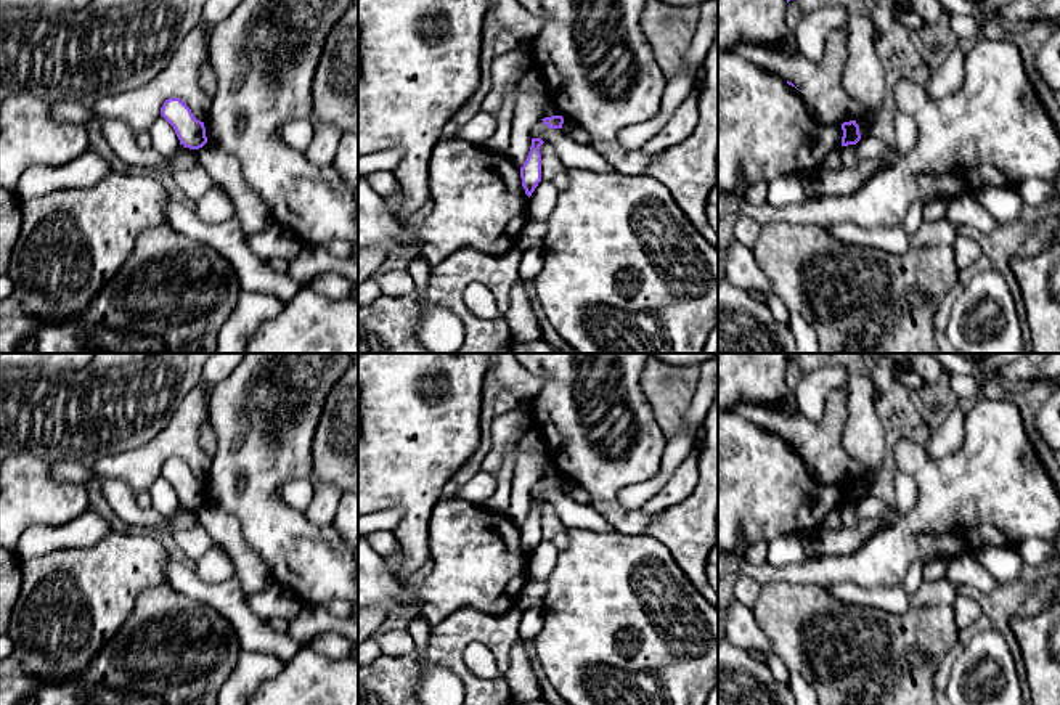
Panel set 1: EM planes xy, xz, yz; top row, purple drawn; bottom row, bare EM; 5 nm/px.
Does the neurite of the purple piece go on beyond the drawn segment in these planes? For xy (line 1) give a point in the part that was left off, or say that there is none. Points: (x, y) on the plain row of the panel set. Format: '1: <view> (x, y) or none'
1: none

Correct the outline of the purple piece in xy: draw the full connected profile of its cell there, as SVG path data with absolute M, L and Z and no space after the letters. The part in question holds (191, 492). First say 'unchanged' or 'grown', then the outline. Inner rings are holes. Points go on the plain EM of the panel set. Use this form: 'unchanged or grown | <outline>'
unchanged | M180 458L165 459L161 475L173 487L185 507L199 509L207 503L204 482L198 480Z

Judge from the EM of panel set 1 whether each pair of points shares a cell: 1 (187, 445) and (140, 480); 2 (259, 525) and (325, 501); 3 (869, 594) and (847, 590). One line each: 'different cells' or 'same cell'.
1: same cell
2: different cells
3: same cell

